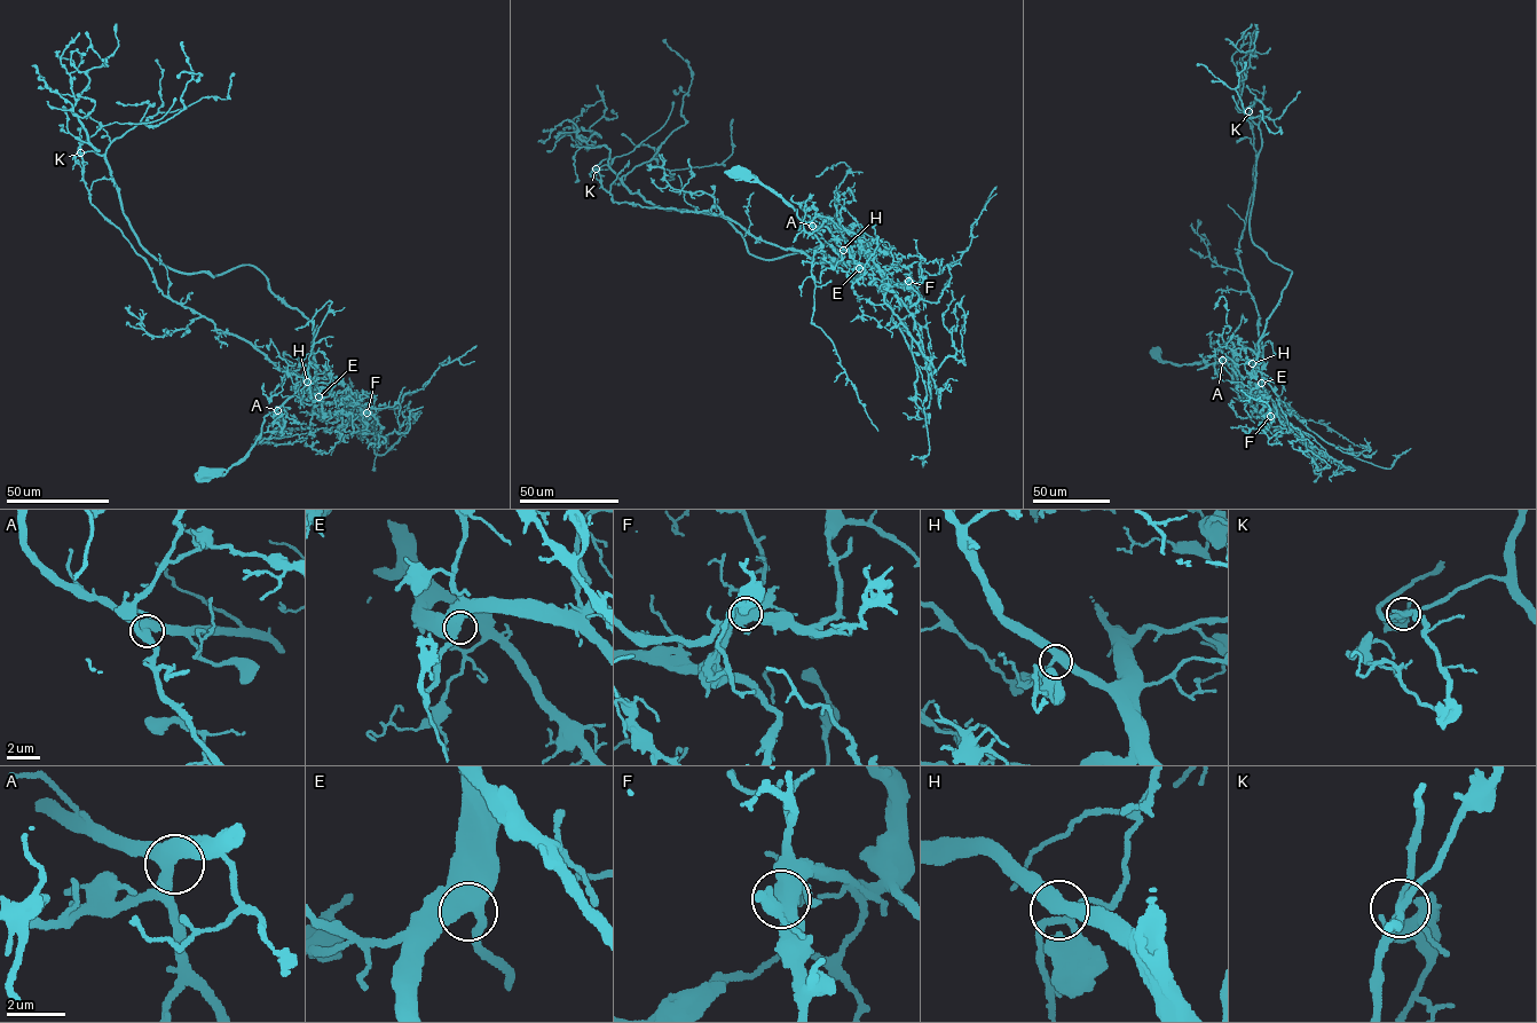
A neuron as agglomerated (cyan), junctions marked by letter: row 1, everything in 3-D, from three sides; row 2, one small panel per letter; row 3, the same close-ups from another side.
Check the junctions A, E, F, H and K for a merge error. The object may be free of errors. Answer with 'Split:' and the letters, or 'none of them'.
Split: F

